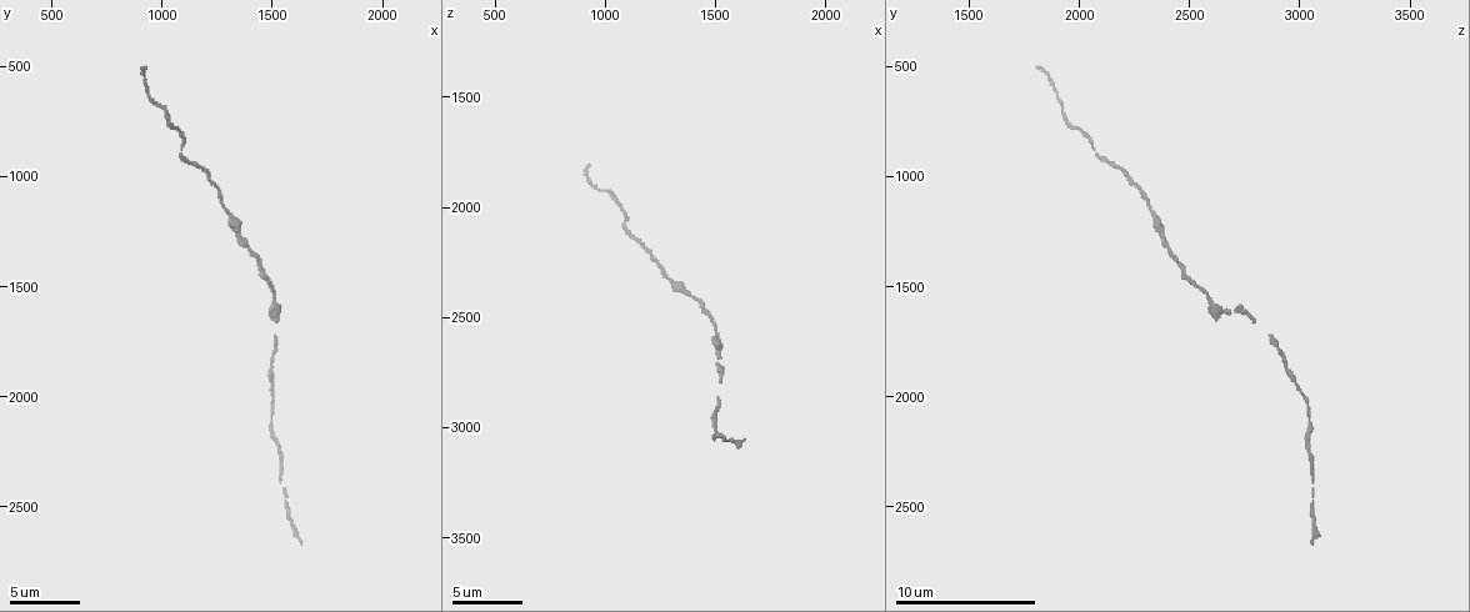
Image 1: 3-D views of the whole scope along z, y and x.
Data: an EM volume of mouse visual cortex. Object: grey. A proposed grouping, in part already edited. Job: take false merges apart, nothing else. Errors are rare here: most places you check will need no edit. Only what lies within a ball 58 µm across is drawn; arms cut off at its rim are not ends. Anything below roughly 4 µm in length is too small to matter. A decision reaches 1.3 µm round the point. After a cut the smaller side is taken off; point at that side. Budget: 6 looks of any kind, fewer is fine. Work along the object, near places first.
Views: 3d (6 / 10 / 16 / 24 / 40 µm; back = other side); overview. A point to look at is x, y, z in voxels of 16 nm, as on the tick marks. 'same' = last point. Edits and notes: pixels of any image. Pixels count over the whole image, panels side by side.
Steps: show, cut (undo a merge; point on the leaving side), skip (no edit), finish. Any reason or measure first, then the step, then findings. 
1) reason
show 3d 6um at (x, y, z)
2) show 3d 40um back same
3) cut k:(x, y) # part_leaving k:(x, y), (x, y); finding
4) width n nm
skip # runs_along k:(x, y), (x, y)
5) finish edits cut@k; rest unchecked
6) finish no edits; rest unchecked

calibre changes
show 3d 6um at (1510, 2130, 3050)

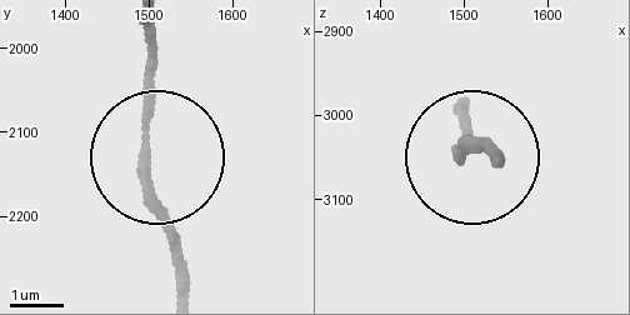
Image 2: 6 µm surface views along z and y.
skip # runs_along 2:(149, 24), (149, 185), (175, 239), (175, 293); one cell here

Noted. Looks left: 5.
calibre changes
show 3d 10um at (1330, 1190, 2340)

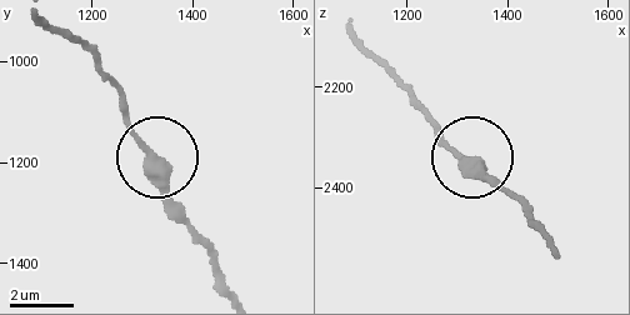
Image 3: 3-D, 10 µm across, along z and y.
skip # runs_along 3:(555, 248), (485, 168), (448, 145), (424, 105); one cell here

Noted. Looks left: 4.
three arms meet
show 3d 6um at (1510, 1590, 2610)

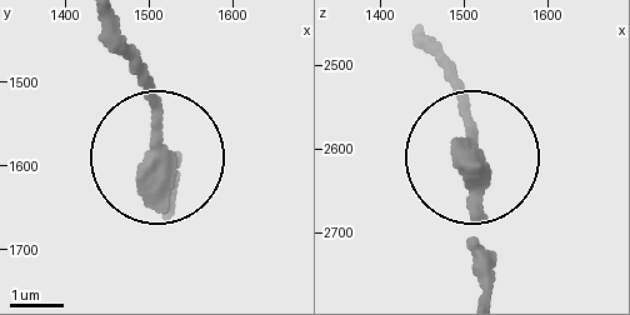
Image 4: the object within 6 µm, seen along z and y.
show 3d 6um back at (1510, 1595, 2610)

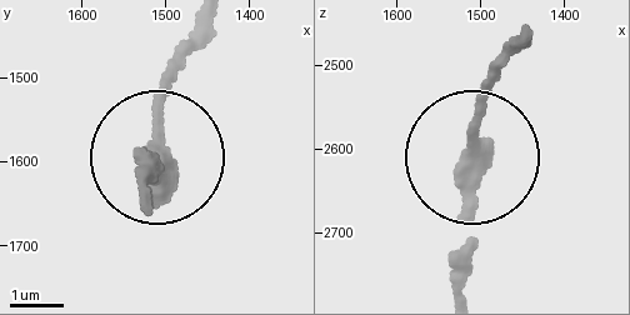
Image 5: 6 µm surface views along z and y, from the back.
arms 3
skip # runs_along 5:(165, 89), (143, 174); one cell here

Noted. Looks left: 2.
finish no edits; rest unchecked

